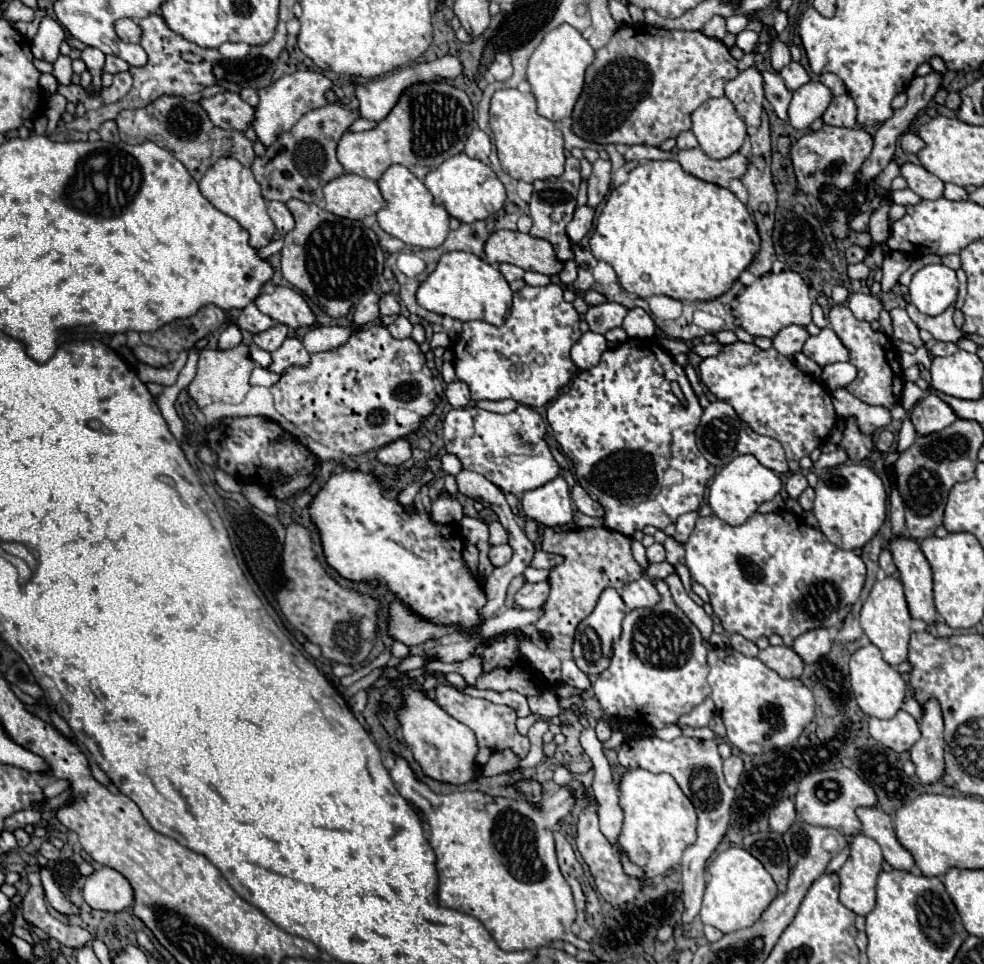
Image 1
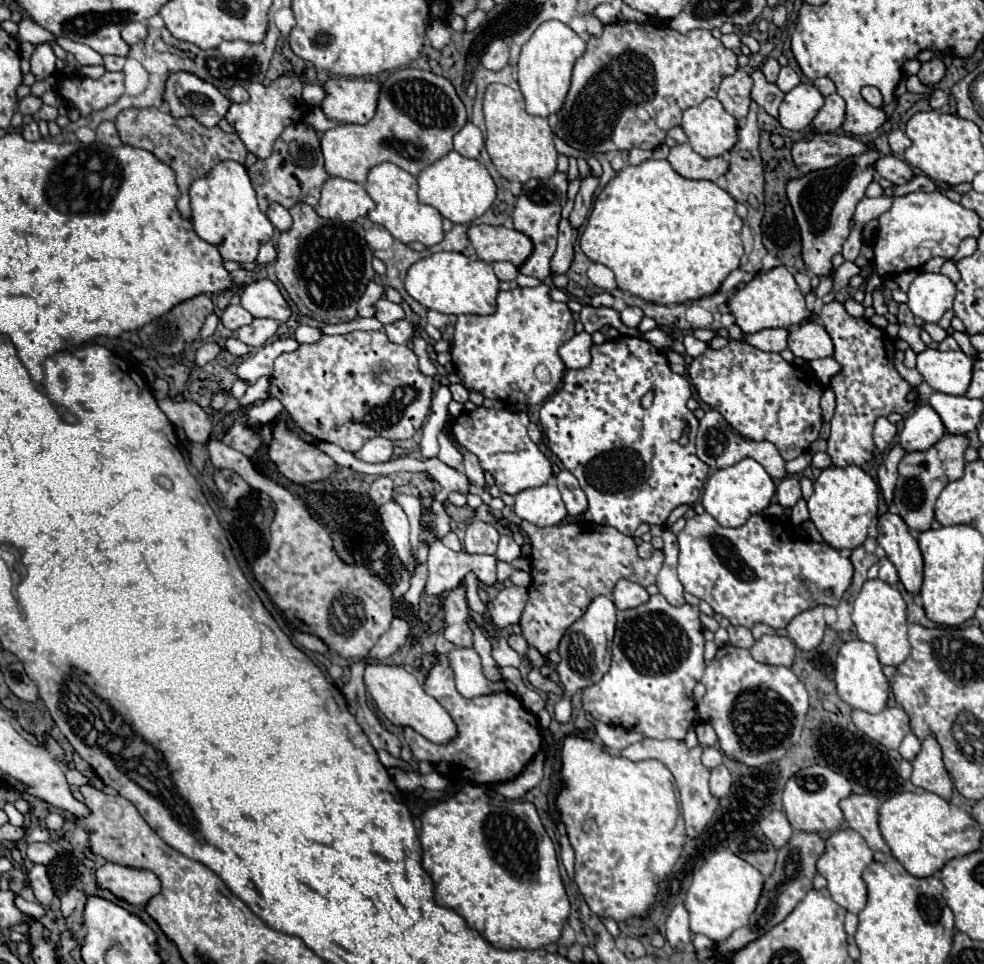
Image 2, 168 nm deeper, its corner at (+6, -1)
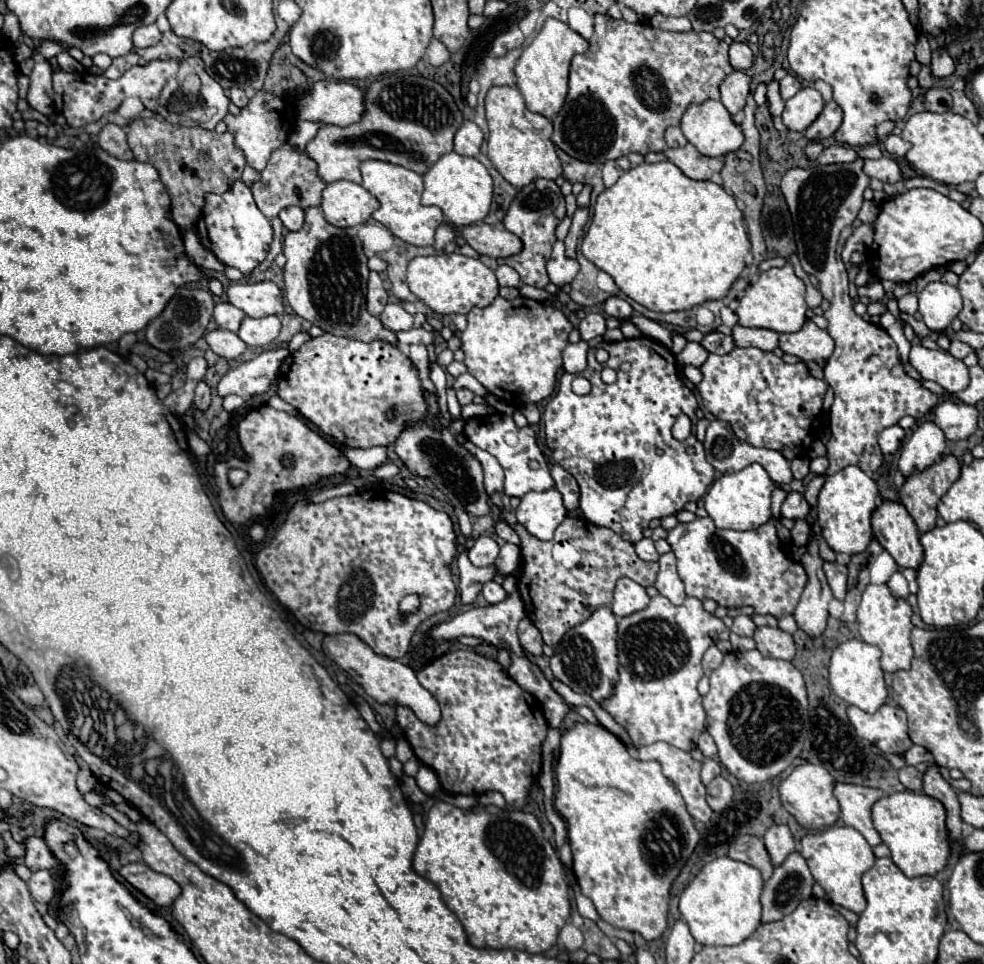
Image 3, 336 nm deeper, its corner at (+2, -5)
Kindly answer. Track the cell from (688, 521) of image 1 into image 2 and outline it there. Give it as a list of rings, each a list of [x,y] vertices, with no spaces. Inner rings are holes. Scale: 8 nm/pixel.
[[[667,527],[663,531],[663,541],[665,541],[665,547],[663,547],[663,555],[665,555],[665,561],[663,561],[663,567],[657,575],[657,587],[661,591],[661,595],[671,603],[671,605],[683,605],[685,599],[683,599],[683,585],[677,577],[677,555],[679,555],[679,547],[677,547],[677,537],[673,535],[673,531]]]

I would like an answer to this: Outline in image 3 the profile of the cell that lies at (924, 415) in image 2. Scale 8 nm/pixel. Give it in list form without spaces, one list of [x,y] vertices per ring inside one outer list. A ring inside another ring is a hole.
[[[925,421],[913,429],[913,435],[905,441],[899,457],[899,471],[909,477],[913,471],[921,471],[941,459],[945,451],[945,435],[933,423]]]

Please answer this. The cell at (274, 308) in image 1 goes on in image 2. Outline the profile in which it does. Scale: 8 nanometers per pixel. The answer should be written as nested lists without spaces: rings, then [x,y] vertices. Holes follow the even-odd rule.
[[[259,279],[245,287],[241,293],[241,305],[253,317],[269,317],[279,323],[285,323],[291,317],[291,309],[283,299],[281,291],[271,279]]]

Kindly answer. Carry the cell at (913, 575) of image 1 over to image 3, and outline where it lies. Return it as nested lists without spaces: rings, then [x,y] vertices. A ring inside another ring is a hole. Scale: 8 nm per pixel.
[[[883,501],[873,511],[871,525],[873,525],[873,535],[899,567],[919,569],[923,561],[919,531],[901,503]]]

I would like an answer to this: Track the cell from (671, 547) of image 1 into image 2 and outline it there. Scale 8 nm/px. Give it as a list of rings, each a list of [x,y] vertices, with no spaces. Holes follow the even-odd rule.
[[[529,521],[519,525],[531,541],[531,585],[529,601],[521,615],[523,637],[543,655],[555,651],[565,629],[575,623],[597,595],[611,595],[619,577],[635,581],[643,587],[655,583],[663,565],[663,553],[655,551],[649,559],[637,555],[633,537],[619,533],[607,525],[587,521],[563,523],[553,527],[537,527]]]

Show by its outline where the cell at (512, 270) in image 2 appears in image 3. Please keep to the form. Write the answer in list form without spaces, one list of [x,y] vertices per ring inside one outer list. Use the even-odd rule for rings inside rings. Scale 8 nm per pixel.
[[[499,265],[495,275],[497,275],[497,281],[499,281],[501,287],[521,287],[519,273],[509,265]]]

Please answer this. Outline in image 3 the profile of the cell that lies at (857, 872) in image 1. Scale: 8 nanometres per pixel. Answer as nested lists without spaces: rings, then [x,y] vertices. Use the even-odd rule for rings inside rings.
[[[833,825],[817,835],[807,835],[801,839],[801,855],[805,857],[813,879],[825,889],[827,897],[835,905],[841,905],[853,913],[861,913],[867,907],[861,877],[873,867],[875,855],[859,831],[845,825]]]

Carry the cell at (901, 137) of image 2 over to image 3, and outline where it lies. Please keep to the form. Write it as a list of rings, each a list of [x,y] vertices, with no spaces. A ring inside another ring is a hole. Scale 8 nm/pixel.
[[[887,135],[887,139],[883,141],[883,147],[885,147],[885,151],[887,151],[891,157],[895,157],[895,159],[903,159],[905,153],[911,149],[911,145],[909,145],[905,139],[897,137],[897,135]]]

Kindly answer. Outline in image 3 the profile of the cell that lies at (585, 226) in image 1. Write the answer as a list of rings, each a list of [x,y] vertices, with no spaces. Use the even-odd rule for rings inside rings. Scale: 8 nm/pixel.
[[[557,241],[551,253],[551,259],[547,261],[547,273],[553,285],[563,287],[565,283],[571,283],[573,277],[579,271],[579,263],[577,259],[571,259],[565,255],[565,245],[563,241]]]

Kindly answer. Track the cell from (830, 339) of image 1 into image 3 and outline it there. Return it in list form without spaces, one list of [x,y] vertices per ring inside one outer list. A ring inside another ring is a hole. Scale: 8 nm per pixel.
[[[807,321],[797,333],[783,333],[779,339],[779,347],[785,353],[797,355],[803,361],[819,361],[829,359],[835,349],[835,341],[823,329],[819,329],[813,321]]]

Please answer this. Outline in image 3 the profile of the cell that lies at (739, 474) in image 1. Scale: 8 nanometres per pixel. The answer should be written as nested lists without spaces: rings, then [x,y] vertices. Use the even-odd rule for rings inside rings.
[[[753,463],[737,473],[721,475],[719,479],[715,479],[713,487],[707,491],[703,501],[705,501],[707,513],[715,521],[717,529],[747,531],[747,529],[757,529],[771,519],[773,489],[775,489],[775,483],[769,479],[767,471],[759,463]]]

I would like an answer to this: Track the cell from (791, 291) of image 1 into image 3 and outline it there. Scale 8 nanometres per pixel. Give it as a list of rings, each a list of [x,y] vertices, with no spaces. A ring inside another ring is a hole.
[[[791,263],[779,269],[769,269],[759,275],[755,283],[745,289],[745,295],[739,299],[737,317],[743,327],[771,329],[777,333],[795,333],[807,321],[807,303],[805,303],[805,285],[795,277]]]

